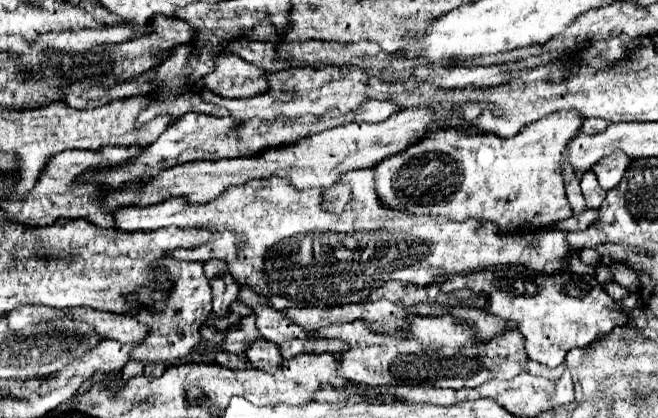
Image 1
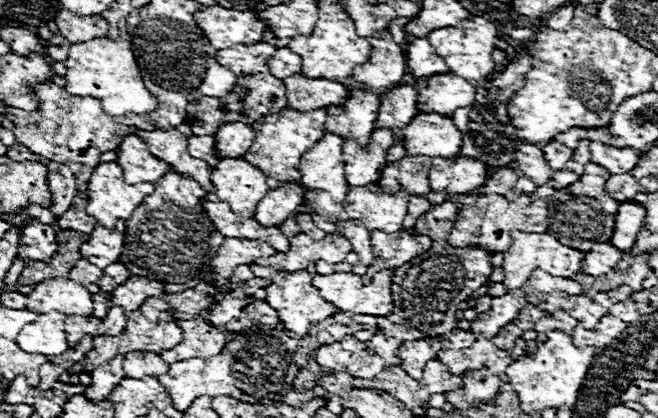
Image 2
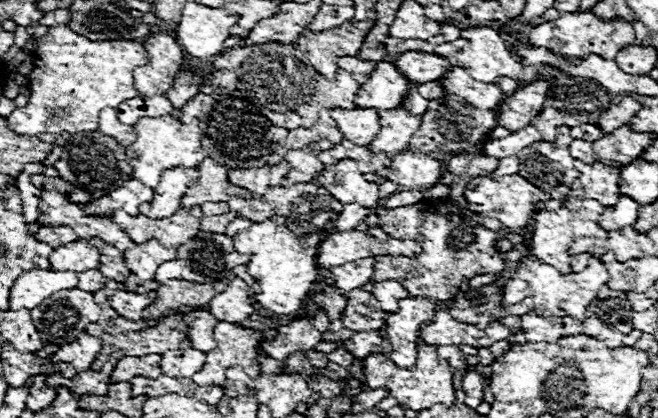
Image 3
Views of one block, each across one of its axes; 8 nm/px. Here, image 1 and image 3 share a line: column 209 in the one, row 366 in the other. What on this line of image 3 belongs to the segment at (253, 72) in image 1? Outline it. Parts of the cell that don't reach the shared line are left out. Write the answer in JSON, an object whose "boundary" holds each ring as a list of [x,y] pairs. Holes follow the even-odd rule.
{"boundary":[[[80,332],[80,336],[74,342],[64,344],[58,352],[54,352],[50,356],[50,360],[52,362],[70,362],[78,372],[82,372],[82,370],[90,370],[90,364],[94,362],[100,348],[102,348],[102,344],[98,338],[90,336],[88,332]]]}

